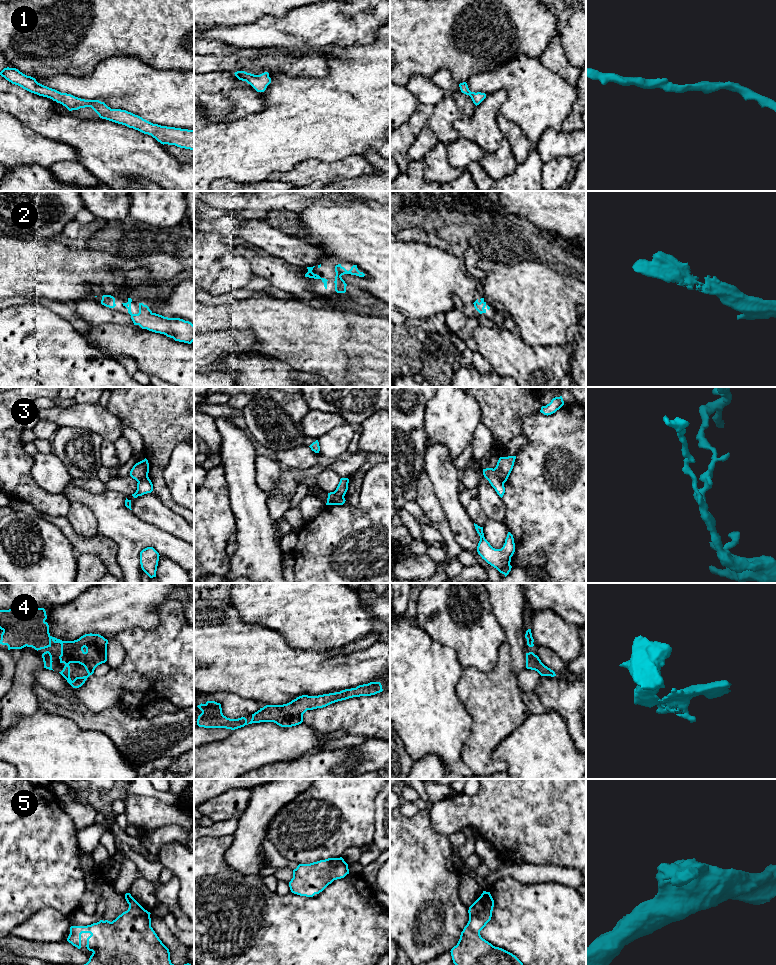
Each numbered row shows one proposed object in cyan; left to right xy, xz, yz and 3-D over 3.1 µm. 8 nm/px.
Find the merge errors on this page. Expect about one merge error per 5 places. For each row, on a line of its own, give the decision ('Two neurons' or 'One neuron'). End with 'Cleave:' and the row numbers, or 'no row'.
1: One neuron
2: One neuron
3: Two neurons
4: One neuron
5: One neuron
Cleave: 3

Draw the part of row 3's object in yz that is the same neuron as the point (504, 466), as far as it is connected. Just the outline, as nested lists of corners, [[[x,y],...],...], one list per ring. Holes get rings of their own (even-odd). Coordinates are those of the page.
[[[516,456],[500,457],[494,468],[498,478],[504,483],[507,481],[515,462]]]

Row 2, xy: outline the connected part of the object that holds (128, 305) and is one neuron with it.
[[[128,298],[127,303],[122,303],[128,309],[134,325],[139,325],[142,329],[164,334],[175,341],[191,344],[194,341],[194,325],[180,318],[168,318],[153,313],[147,305],[139,303],[139,313],[131,312],[132,299]]]

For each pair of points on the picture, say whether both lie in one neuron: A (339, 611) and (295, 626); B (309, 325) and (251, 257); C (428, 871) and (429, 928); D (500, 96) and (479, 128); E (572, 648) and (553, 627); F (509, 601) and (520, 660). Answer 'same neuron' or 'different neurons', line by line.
A: same neuron
B: different neurons
C: same neuron
D: same neuron
E: same neuron
F: same neuron

